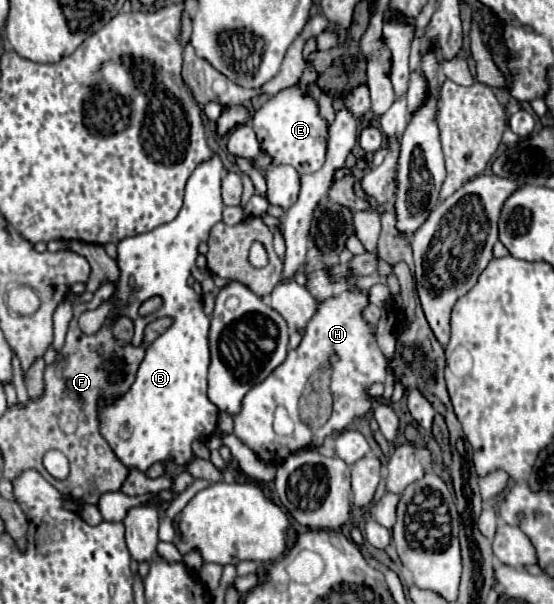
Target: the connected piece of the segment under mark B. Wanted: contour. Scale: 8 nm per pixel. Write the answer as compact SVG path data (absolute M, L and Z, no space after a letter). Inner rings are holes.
M207 136L208 144L215 154L211 159L199 163L187 179L185 199L179 215L171 223L159 225L149 233L127 237L117 243L119 281L115 283L111 303L115 317L127 315L135 325L131 345L141 345L143 329L147 323L159 317L173 317L175 321L149 345L129 391L115 399L99 399L97 403L101 435L107 439L117 459L123 465L131 465L143 471L157 461L175 461L177 465L189 463L193 457L191 443L195 439L207 441L217 429L219 411L207 399L209 319L203 313L201 295L197 295L187 285L191 267L197 259L199 243L207 241L211 227L221 221L219 203L223 203L223 165L216 154L219 148L216 137ZM153 295L163 299L163 307L149 317L141 317L137 313L139 305Z

